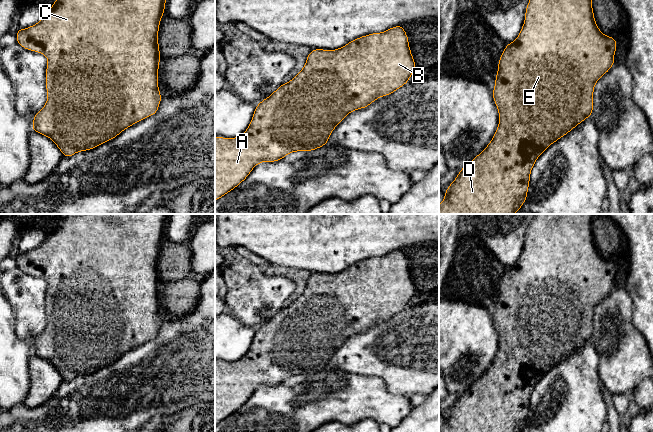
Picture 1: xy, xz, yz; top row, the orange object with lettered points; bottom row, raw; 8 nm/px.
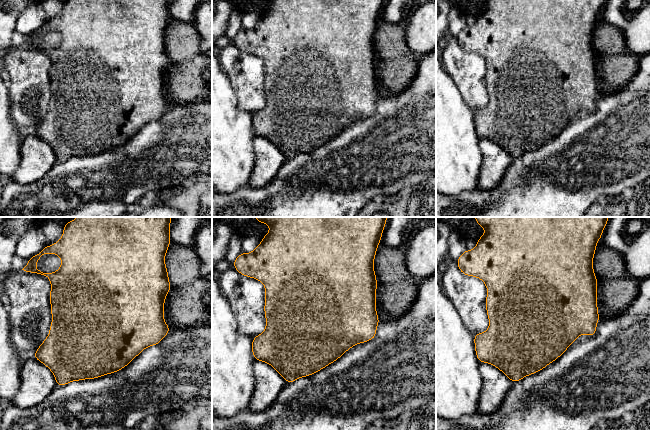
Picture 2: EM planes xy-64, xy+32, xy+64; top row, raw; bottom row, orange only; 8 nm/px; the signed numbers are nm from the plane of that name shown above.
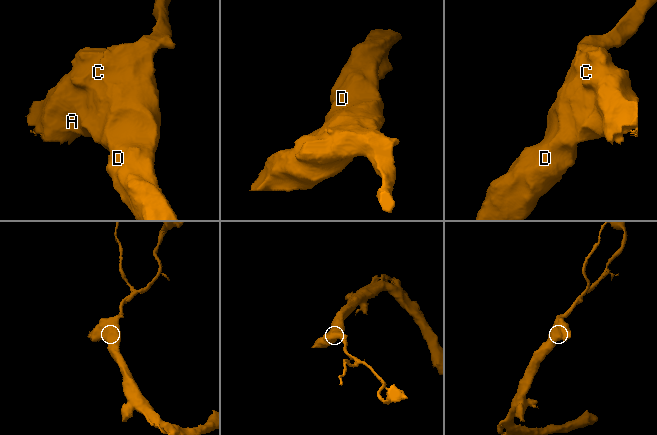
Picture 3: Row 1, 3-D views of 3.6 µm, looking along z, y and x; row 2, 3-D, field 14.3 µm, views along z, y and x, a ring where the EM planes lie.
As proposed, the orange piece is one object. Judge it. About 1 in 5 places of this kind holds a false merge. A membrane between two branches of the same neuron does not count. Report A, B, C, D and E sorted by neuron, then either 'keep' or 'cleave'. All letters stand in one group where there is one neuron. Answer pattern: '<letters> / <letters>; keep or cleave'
A B C D E; keep

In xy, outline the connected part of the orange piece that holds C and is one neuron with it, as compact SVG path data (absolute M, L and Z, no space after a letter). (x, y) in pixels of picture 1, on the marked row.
M56 0L47 14L35 25L16 32L17 44L21 47L42 53L48 59L46 67L46 90L48 99L45 106L34 118L33 131L49 137L62 152L64 157L71 157L77 152L87 151L114 139L126 128L157 113L162 96L158 87L158 69L160 50L158 31L160 19L164 16L166 0Z

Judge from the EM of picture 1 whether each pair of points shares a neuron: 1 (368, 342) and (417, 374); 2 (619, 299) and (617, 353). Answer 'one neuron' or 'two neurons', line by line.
1: one neuron
2: one neuron

